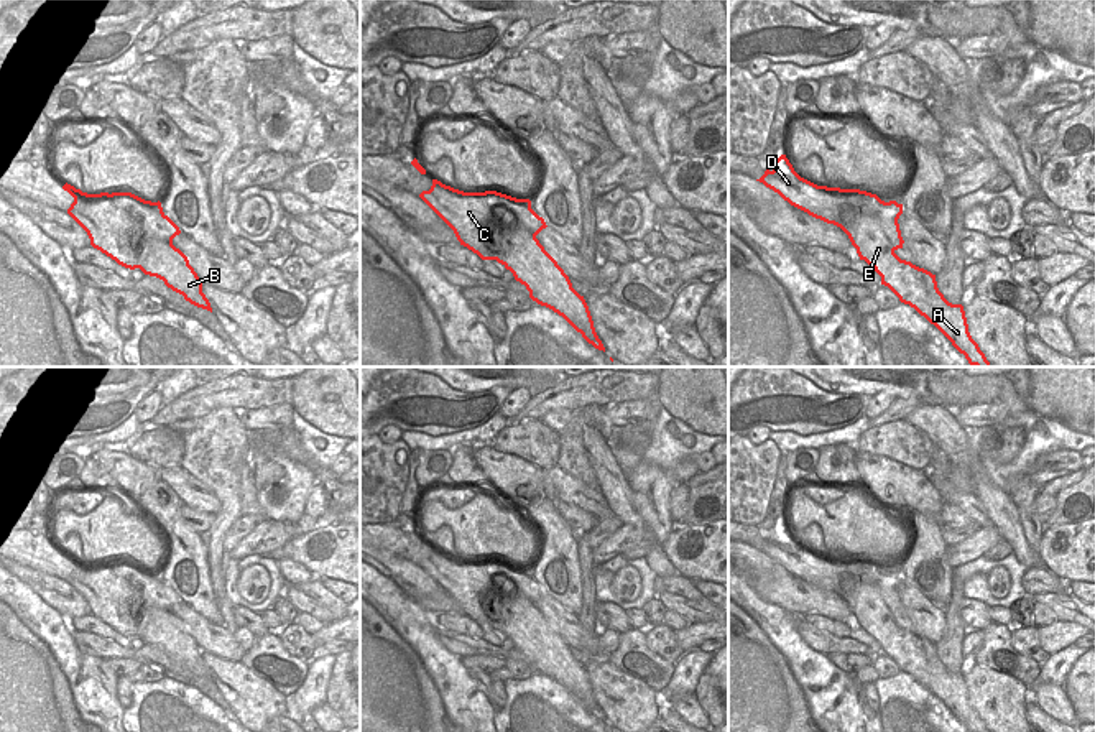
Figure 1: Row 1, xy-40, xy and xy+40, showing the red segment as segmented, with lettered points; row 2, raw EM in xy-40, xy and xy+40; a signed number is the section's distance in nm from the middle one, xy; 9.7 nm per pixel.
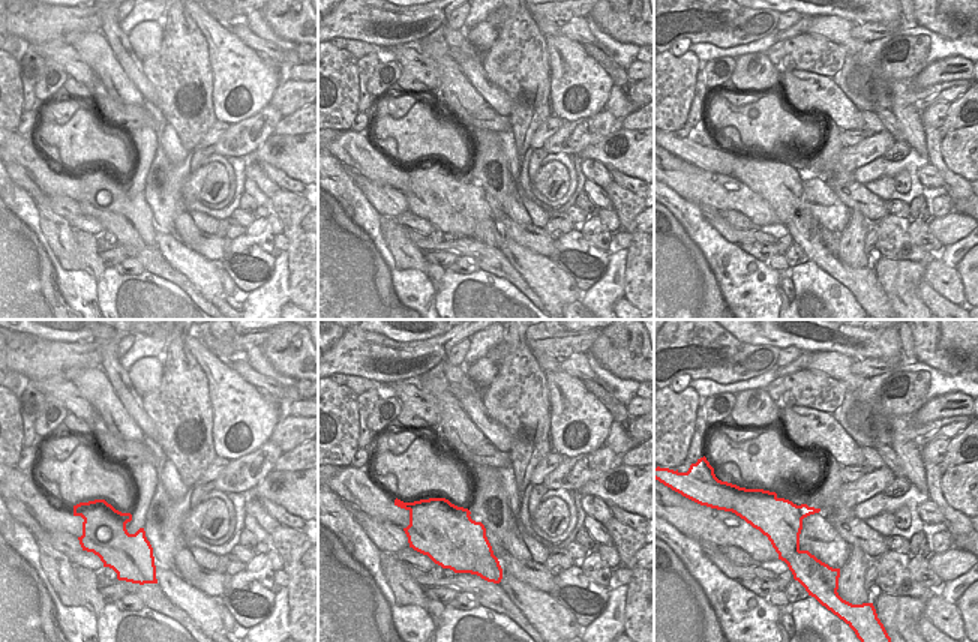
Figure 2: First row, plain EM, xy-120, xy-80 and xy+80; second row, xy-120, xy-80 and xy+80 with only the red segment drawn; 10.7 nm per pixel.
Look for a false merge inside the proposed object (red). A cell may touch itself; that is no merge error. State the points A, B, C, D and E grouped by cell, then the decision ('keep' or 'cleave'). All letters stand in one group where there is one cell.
groups A B D E / C; cleave

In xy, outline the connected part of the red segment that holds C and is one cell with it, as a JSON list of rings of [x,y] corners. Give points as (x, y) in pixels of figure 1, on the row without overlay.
[[[485,559],[480,568],[477,561],[465,561],[462,571],[457,589],[447,589],[446,592],[454,599],[460,614],[477,622],[482,628],[495,628],[490,617],[493,604],[487,600],[487,595],[490,587],[498,582],[503,589],[513,591],[511,594],[518,597],[518,615],[524,615],[536,632],[548,635],[557,632],[536,607],[548,594],[544,587],[531,577],[529,568],[521,568],[523,576],[520,579],[511,579],[505,572],[505,564],[501,566],[497,559]]]

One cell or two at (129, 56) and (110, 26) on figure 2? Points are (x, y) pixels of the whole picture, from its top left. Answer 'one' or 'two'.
one

